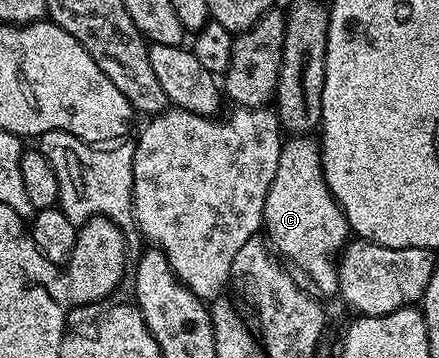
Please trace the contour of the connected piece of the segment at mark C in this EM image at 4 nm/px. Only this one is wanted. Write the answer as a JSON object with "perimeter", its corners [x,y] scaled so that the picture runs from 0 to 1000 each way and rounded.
{"perimeter":[[[670,377],[645,391],[629,489],[620,489],[620,511],[610,522],[610,545],[601,556],[597,623],[604,670],[645,732],[658,735],[681,765],[686,765],[683,760],[699,763],[708,791],[727,807],[722,816],[736,832],[763,827],[770,818],[765,721],[790,682],[802,642],[788,617],[784,589],[770,573],[770,559],[752,542],[752,525],[733,486],[733,422],[727,397],[713,380]]]}

